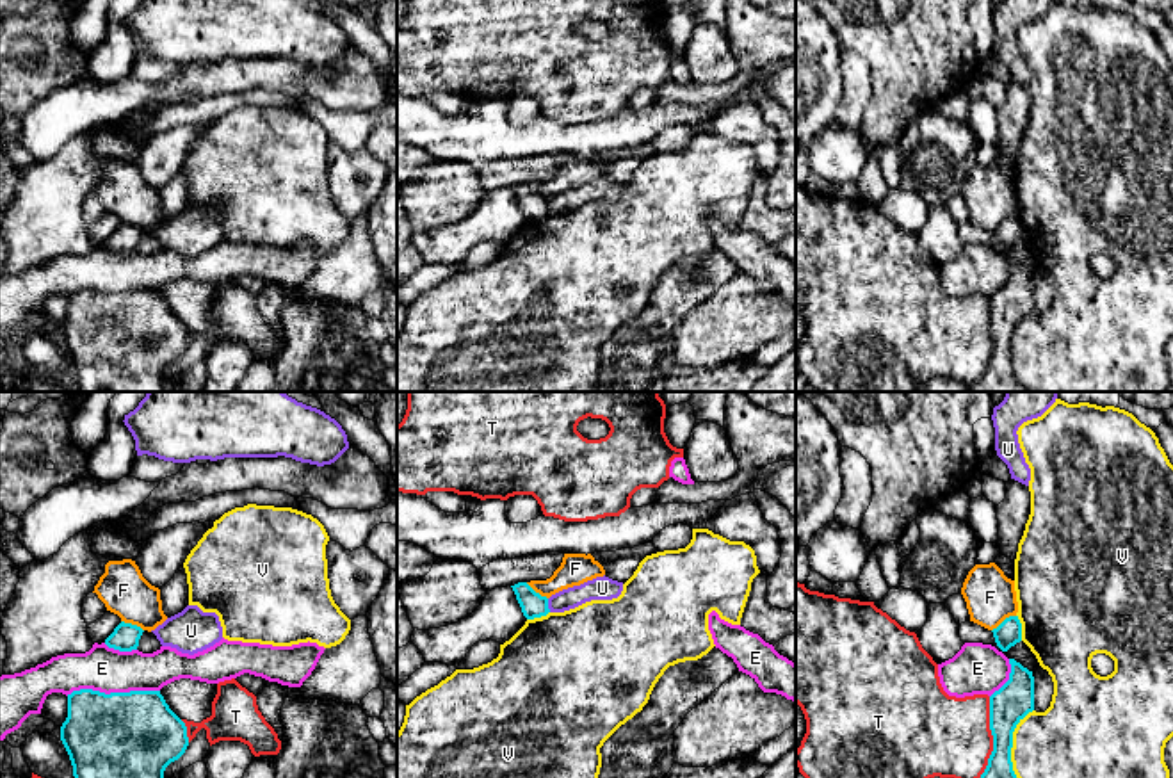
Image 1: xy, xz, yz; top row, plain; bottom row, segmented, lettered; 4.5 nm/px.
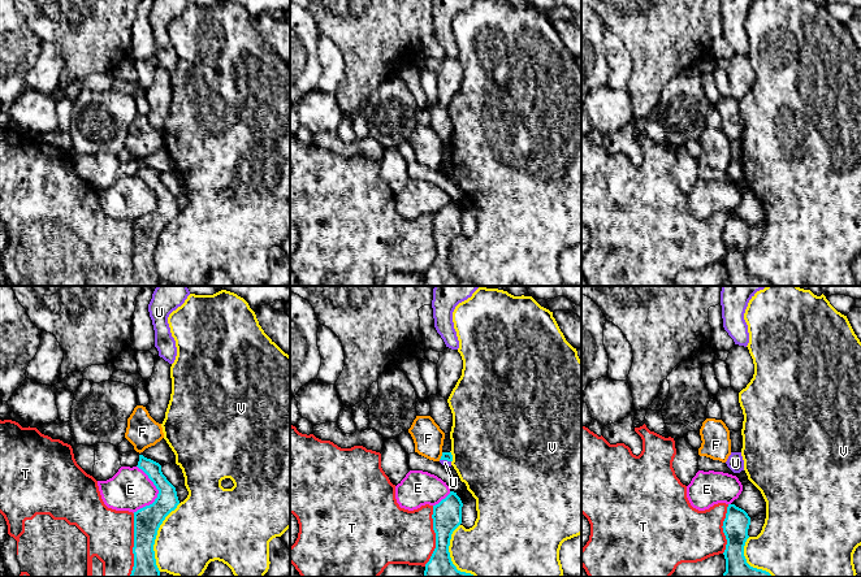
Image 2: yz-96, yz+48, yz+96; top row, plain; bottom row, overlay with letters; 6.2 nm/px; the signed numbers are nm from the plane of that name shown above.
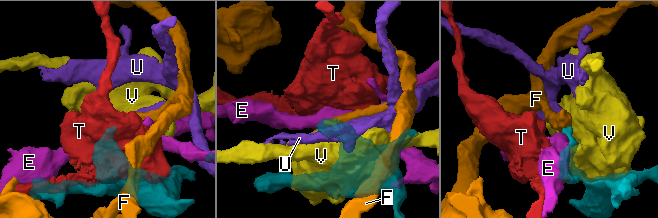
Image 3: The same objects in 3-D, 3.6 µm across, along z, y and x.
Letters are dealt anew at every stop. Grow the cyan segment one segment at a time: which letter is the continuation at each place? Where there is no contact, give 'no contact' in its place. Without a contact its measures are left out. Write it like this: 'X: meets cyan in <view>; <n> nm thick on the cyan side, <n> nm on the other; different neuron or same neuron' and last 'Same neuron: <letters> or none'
E: meets cyan in xy; 460 nm thick on the cyan side, 200 nm on the other; different neuron
F: meets cyan in yz; 110 nm thick on the cyan side, 220 nm on the other; different neuron
T: meets cyan in yz; 180 nm thick on the cyan side, 360 nm on the other; different neuron
U: meets cyan in xz; 110 nm thick on the cyan side, 100 nm on the other; different neuron
V: meets cyan in yz; 180 nm thick on the cyan side, 420 nm on the other; different neuron
Same neuron: none

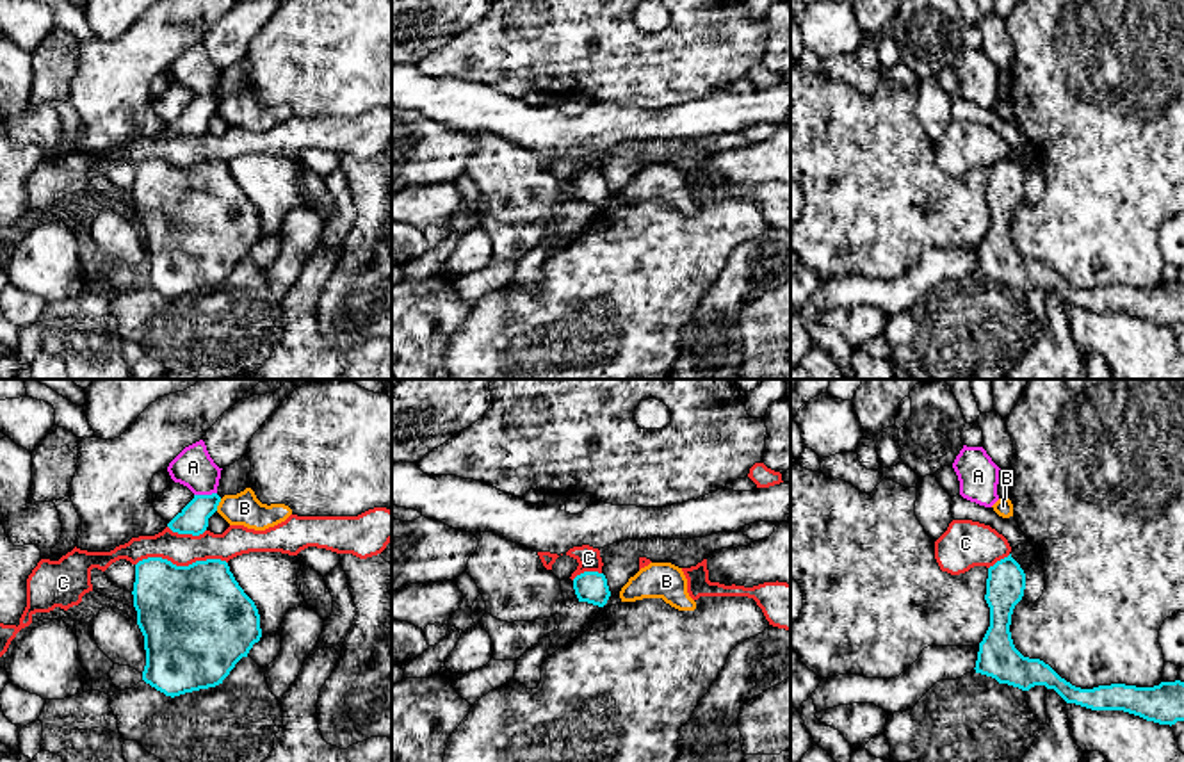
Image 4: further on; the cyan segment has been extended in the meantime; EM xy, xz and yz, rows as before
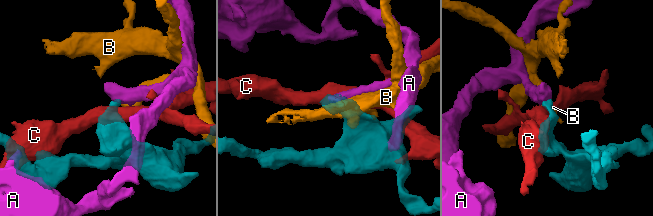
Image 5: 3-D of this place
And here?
A: meets cyan in xy; 130 nm thick on the cyan side, 180 nm on the other; different neuron
B: meets cyan in xy; 130 nm thick on the cyan side, 150 nm on the other; different neuron
C: meets cyan in xy; 480 nm thick on the cyan side, 140 nm on the other; different neuron
Same neuron: none

